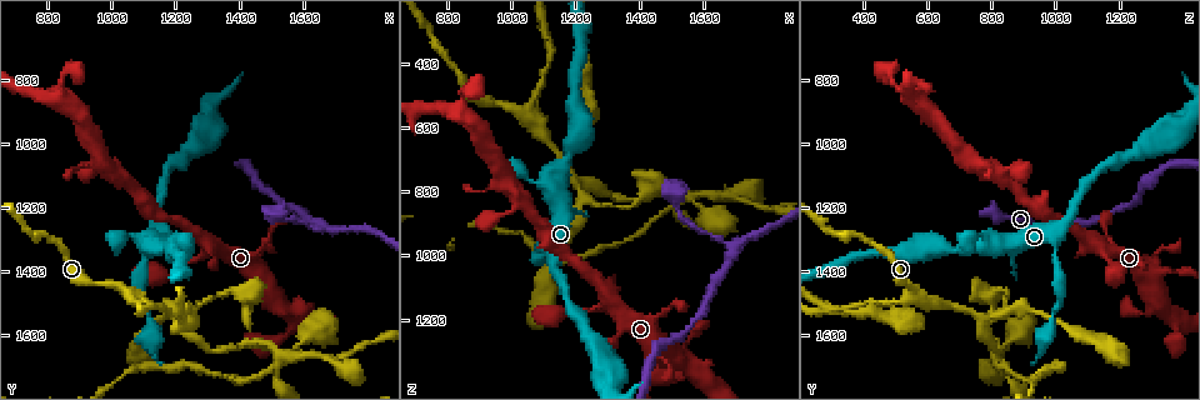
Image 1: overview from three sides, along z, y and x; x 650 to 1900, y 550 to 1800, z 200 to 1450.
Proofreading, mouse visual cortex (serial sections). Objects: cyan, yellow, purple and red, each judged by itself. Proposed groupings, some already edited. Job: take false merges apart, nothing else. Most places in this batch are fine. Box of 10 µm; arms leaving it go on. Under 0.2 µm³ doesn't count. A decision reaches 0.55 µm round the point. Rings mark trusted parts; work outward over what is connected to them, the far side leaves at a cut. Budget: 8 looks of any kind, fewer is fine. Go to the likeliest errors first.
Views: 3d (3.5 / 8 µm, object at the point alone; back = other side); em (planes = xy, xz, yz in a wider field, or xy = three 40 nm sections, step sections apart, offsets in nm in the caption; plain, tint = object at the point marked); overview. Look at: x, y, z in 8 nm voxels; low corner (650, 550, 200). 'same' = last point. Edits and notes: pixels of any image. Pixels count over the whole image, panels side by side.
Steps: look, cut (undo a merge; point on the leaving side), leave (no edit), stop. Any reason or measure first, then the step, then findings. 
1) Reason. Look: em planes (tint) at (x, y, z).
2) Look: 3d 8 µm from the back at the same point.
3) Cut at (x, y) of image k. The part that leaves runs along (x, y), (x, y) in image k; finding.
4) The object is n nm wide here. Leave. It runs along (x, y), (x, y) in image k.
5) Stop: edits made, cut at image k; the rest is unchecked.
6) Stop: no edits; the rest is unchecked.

Branch point. Look: 3d 8 µm at (1680, 1270, 970).

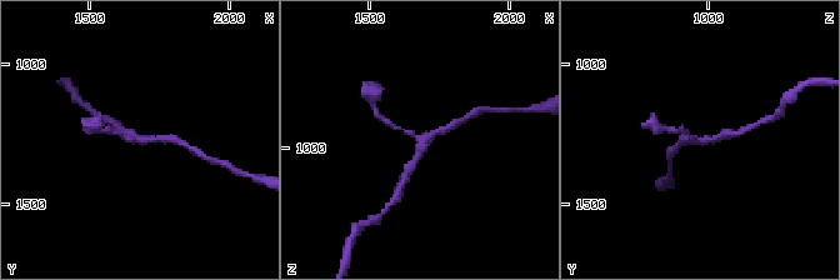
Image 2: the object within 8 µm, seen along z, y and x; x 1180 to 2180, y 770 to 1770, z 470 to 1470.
Shape alone is not enough. Look: em planes (tint) at the same point.

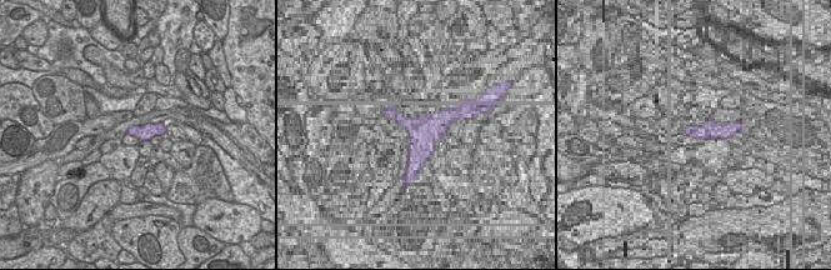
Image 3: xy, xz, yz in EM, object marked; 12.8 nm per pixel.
Leave. Continuous, no second cell.

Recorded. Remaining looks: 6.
A fork. Look: 3d 3.5 µm at (1040, 1470, 550).

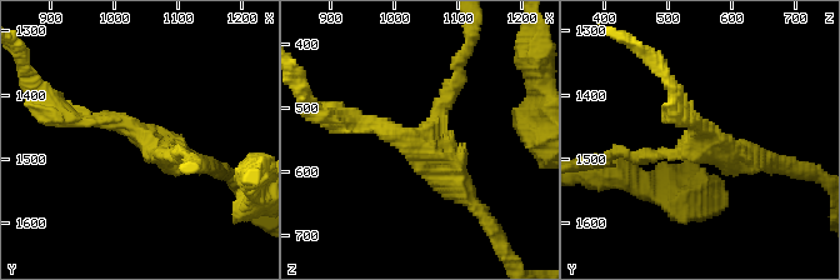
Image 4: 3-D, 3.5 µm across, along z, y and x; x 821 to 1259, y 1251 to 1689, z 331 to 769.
Shape alone is not enough. Look: em xy step 3 (tint) at (1040, 1460, 560).

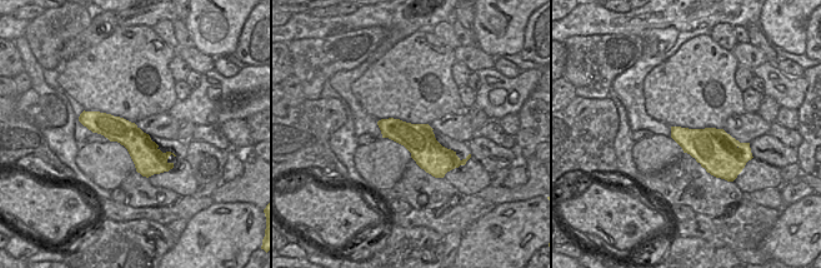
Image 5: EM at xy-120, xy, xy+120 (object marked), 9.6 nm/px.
The object is 300 nm wide here. Leave. It runs along (84, 115), (125, 132), (169, 165) in image 5; one cell here.

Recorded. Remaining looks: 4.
Four or more arms meet. Look: 3d 3.5 µm at (1210, 1550, 770).

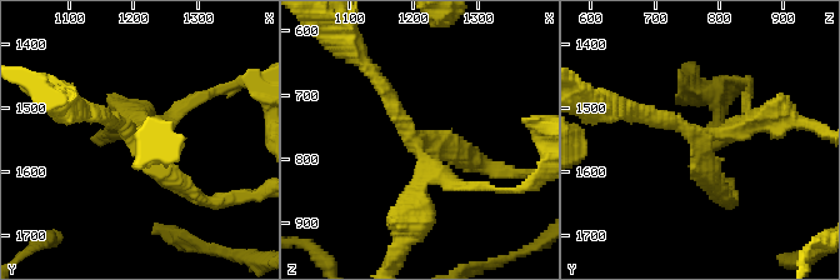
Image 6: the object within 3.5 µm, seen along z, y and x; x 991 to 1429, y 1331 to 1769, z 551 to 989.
Need the tissue. Look: em planes (tint) at (1210, 1545, 770).

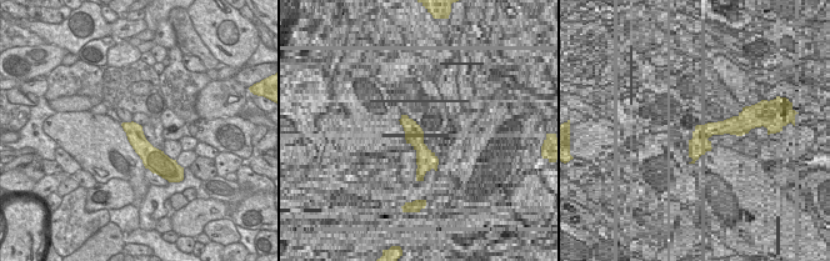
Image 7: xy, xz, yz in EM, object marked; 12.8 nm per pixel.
The arms are 200, 200, 250, 300 nm wide. Leave. Continuous, no second cell.

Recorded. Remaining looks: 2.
Stop: no edits; the rest is unchecked.

